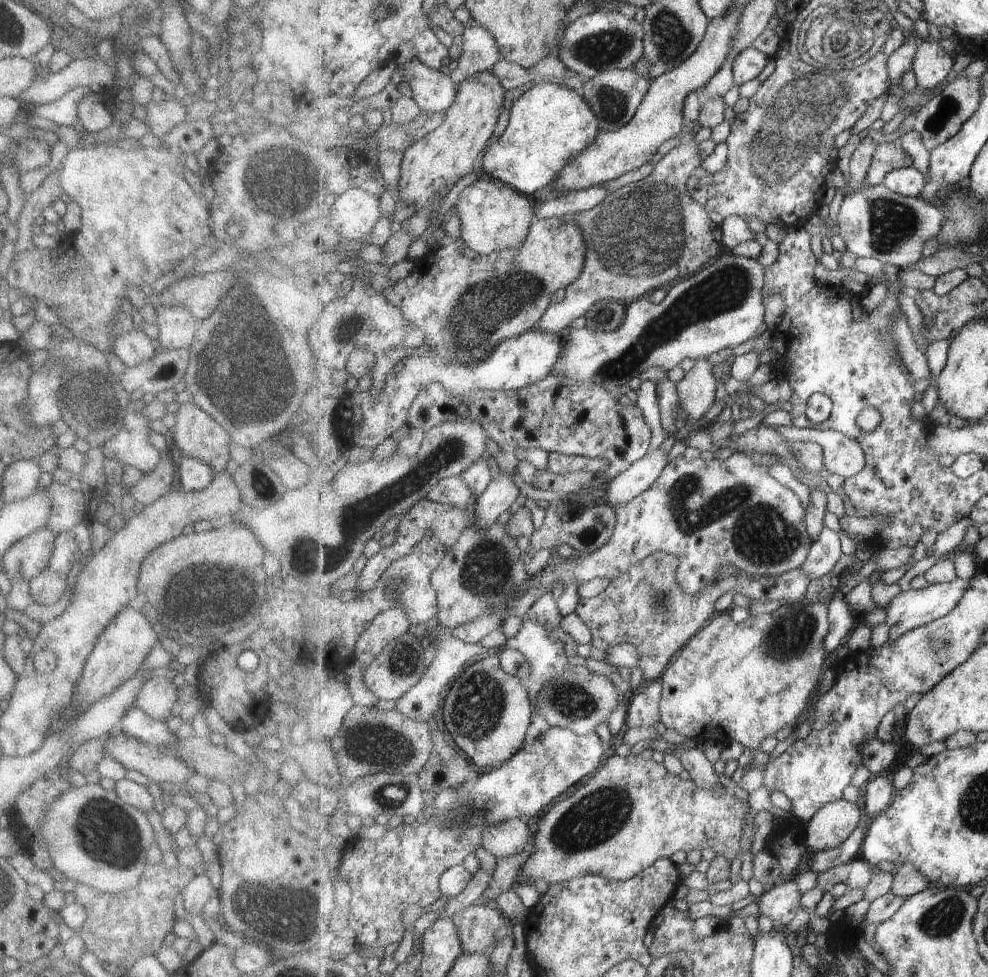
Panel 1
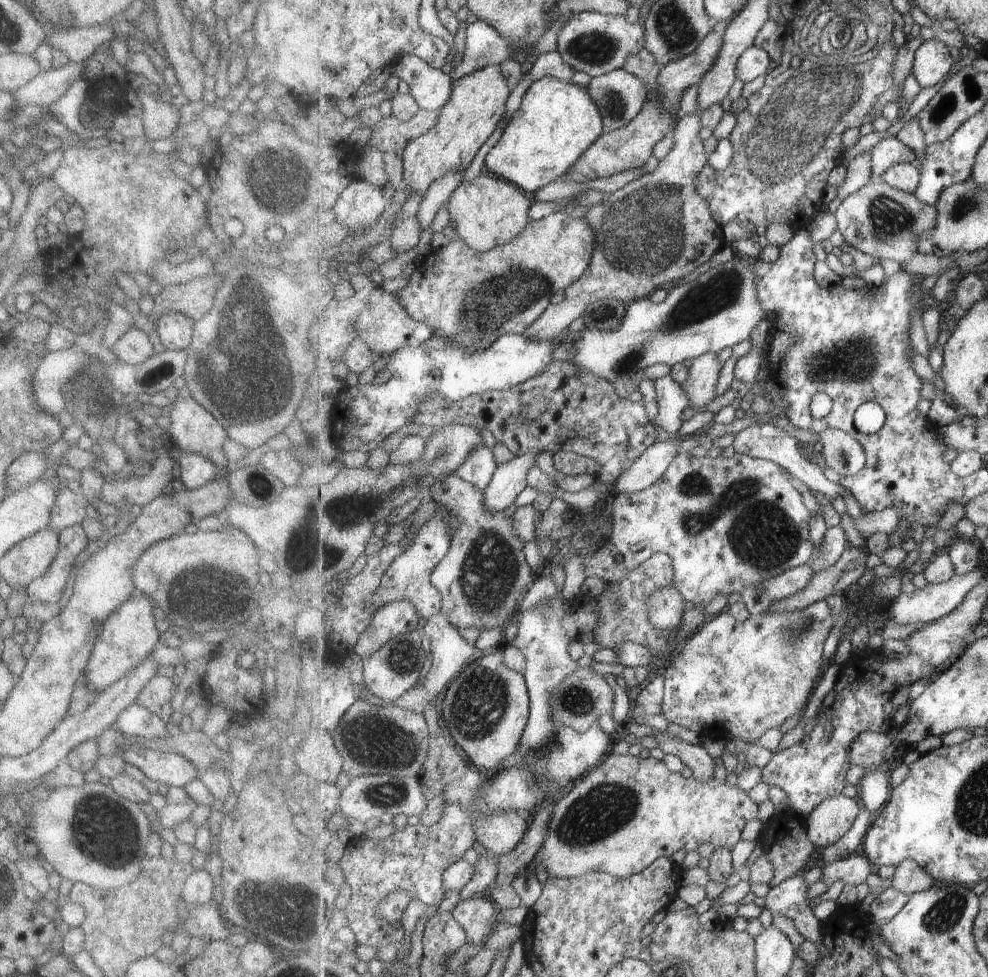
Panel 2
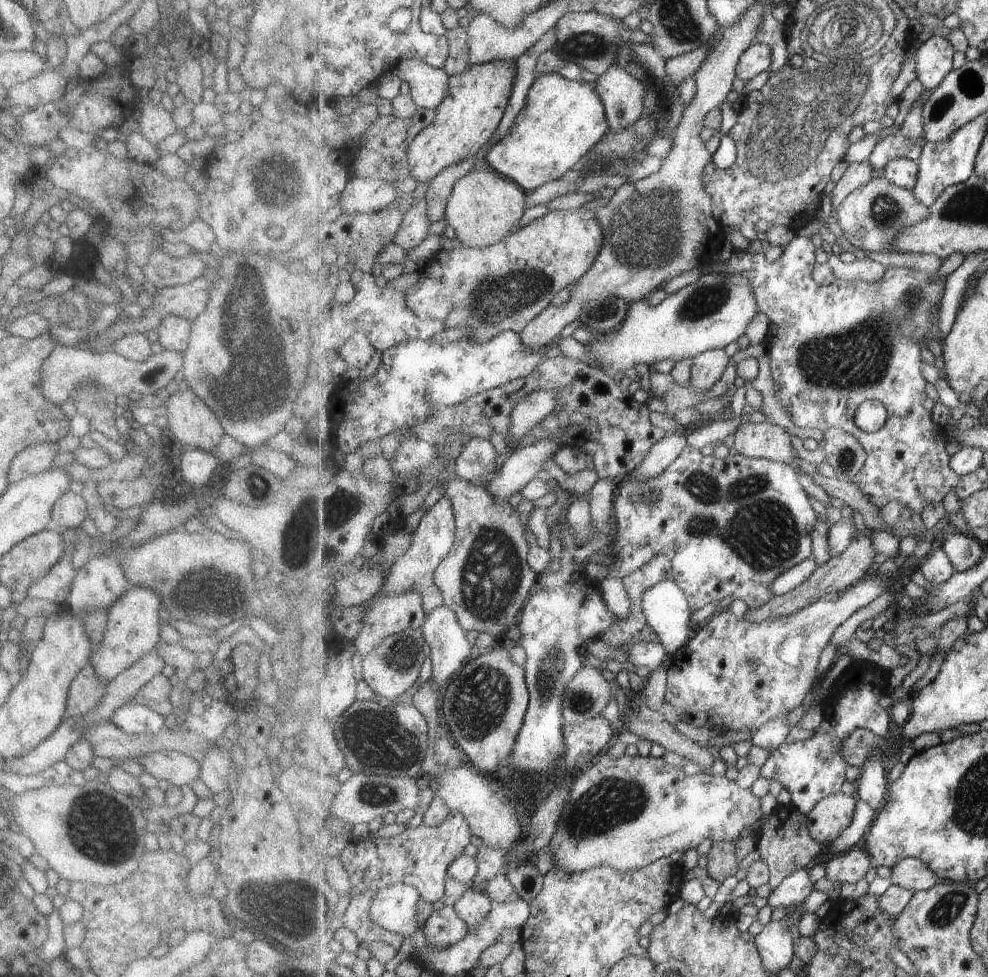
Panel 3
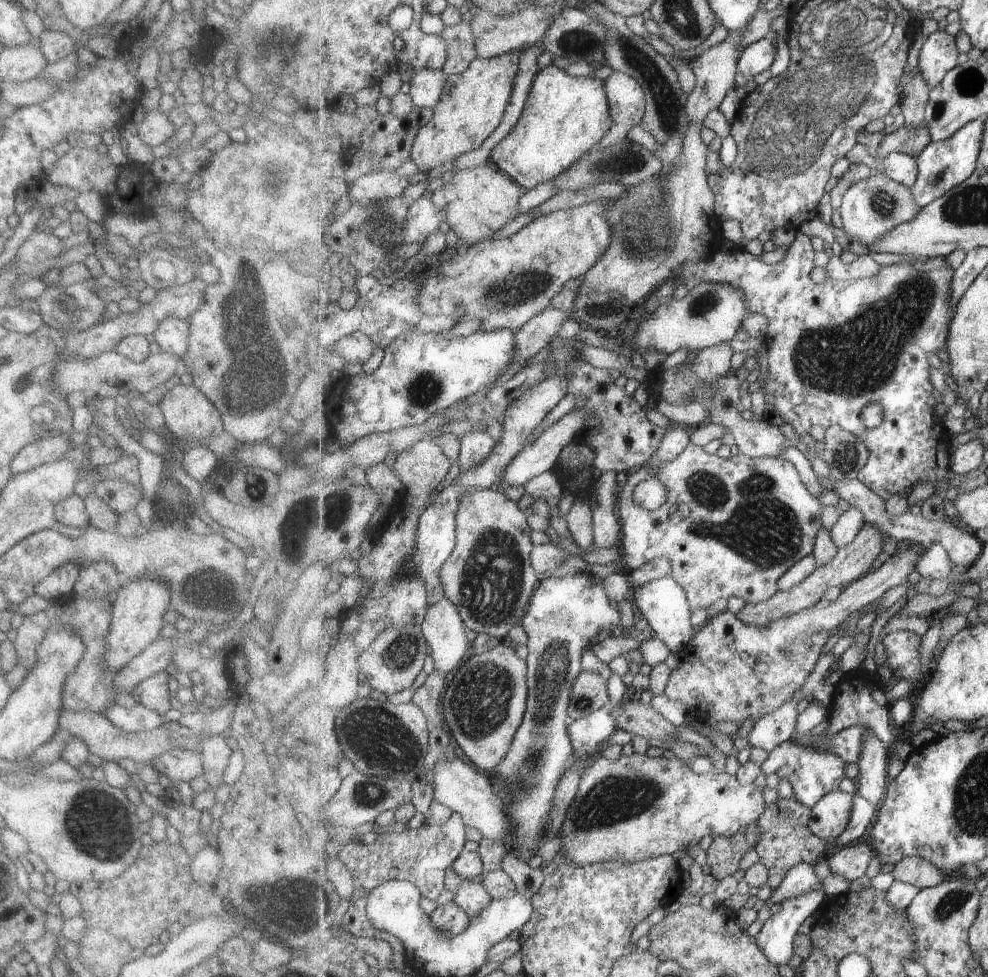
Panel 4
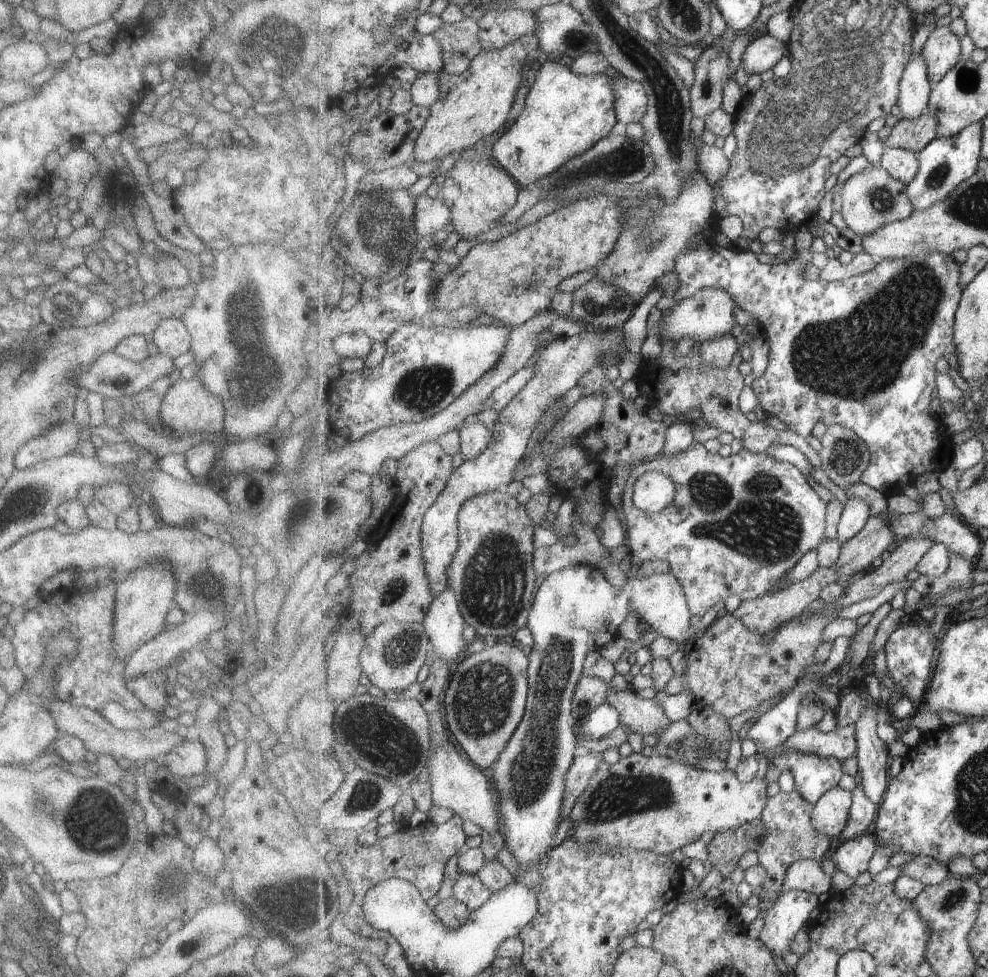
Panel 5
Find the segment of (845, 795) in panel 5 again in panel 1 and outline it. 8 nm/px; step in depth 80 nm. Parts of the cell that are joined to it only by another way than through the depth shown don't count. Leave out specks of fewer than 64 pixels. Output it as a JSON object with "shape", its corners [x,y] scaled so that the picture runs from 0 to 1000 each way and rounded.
{"shape":[[[851,818],[836,823],[814,843],[813,861],[825,873],[847,868],[872,844],[871,835],[867,822]]]}

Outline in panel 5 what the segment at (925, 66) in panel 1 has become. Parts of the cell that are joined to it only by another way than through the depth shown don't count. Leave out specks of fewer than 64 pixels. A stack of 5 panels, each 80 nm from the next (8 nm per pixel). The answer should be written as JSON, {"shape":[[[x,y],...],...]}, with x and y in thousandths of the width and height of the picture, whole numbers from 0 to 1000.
{"shape":[[[945,28],[934,48],[940,80],[951,85],[956,77],[972,63],[973,38],[968,37],[960,28]]]}

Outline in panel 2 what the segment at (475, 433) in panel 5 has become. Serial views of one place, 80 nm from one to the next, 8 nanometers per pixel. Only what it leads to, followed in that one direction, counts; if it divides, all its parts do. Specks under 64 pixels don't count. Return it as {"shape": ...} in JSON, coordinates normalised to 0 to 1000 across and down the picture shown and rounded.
{"shape":[[[487,454],[473,470],[469,478],[465,478],[462,484],[475,492],[477,495],[482,496],[490,503],[497,493],[499,486],[505,476],[501,474],[501,467]]]}

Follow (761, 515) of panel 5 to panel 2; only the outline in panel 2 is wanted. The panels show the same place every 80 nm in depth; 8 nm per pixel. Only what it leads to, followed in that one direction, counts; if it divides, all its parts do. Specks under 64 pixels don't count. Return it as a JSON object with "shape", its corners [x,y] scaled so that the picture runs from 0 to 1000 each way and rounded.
{"shape":[[[696,462],[687,463],[675,483],[657,499],[654,499],[648,505],[640,507],[622,507],[619,514],[619,540],[620,545],[615,550],[615,555],[610,556],[606,562],[597,565],[596,572],[592,576],[593,590],[610,592],[614,598],[628,597],[637,585],[642,581],[651,577],[657,570],[663,566],[671,564],[677,569],[680,569],[682,577],[682,585],[684,588],[682,600],[692,610],[692,614],[697,617],[718,617],[726,608],[740,608],[747,606],[753,617],[757,620],[760,631],[765,632],[774,628],[779,624],[781,615],[776,612],[772,606],[767,604],[767,600],[776,593],[788,590],[790,586],[807,581],[809,578],[819,577],[823,564],[826,562],[826,557],[822,554],[822,549],[819,545],[819,533],[822,531],[822,526],[817,522],[811,504],[801,495],[799,483],[793,483],[793,478],[777,472],[776,470],[766,470],[758,466],[744,464],[741,468],[735,469],[727,467],[726,469],[719,468],[703,468],[697,466]]]}

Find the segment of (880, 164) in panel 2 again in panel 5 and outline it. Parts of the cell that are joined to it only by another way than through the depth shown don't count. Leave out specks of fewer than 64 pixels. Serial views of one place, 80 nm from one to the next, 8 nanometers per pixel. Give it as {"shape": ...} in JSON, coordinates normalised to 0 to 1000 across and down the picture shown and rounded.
{"shape":[[[944,116],[935,117],[932,121],[912,121],[905,129],[902,139],[896,143],[898,150],[918,153],[931,157],[948,139],[951,129],[950,121]]]}

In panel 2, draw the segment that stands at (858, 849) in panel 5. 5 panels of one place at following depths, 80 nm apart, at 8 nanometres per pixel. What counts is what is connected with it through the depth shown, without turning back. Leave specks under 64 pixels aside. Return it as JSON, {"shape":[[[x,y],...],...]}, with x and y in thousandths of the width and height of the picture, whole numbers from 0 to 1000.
{"shape":[[[873,872],[862,874],[859,878],[849,879],[836,884],[831,902],[838,908],[852,901],[859,906],[873,905],[886,893],[886,886]]]}

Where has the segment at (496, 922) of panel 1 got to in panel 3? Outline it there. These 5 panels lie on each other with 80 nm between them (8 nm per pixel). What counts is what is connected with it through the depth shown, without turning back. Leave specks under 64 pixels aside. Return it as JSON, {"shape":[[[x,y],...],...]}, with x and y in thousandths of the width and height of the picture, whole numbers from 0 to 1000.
{"shape":[[[473,907],[473,911],[459,928],[477,952],[487,948],[487,945],[494,940],[494,936],[498,932],[498,925],[499,921],[492,913]]]}

